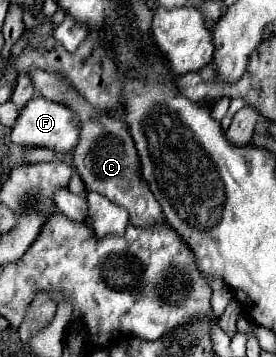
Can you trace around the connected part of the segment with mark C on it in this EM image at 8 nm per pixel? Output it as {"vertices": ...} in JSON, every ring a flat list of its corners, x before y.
{"vertices":[[78,98,72,104,72,110,82,120,80,142,74,150,74,166,82,176,86,190,94,190,108,200,124,206,130,214,130,224,149,228,151,226,166,226,166,218,160,202,154,198,146,180,142,178,138,150,128,132,128,126,112,116,94,116,90,118,90,104,84,98]]}

